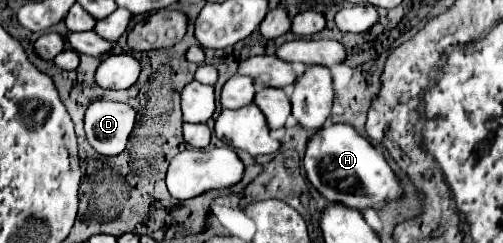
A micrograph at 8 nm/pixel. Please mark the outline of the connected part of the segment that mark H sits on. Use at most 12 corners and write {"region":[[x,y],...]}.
{"region":[[351,125],[307,141],[307,179],[327,201],[379,209],[401,195],[381,151]]}

